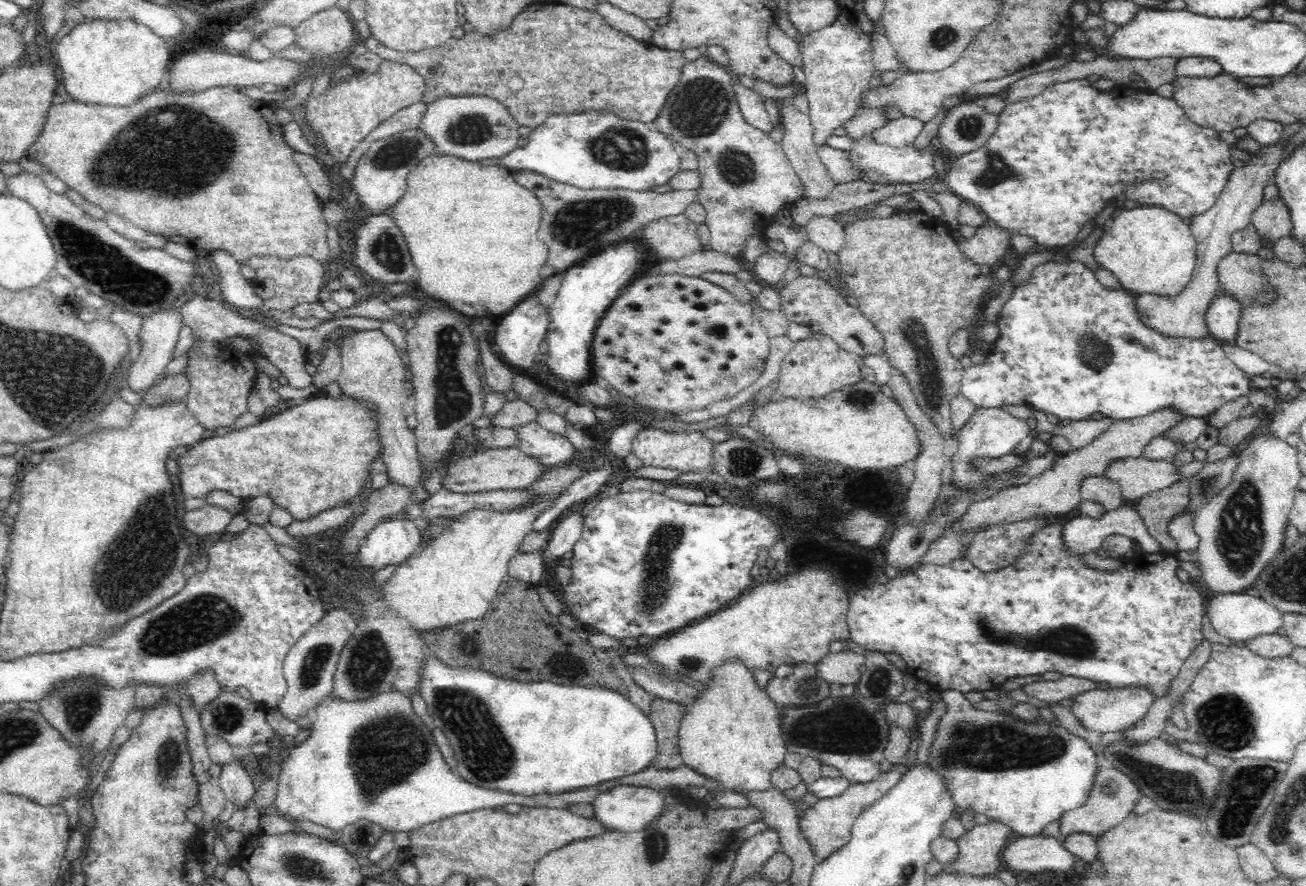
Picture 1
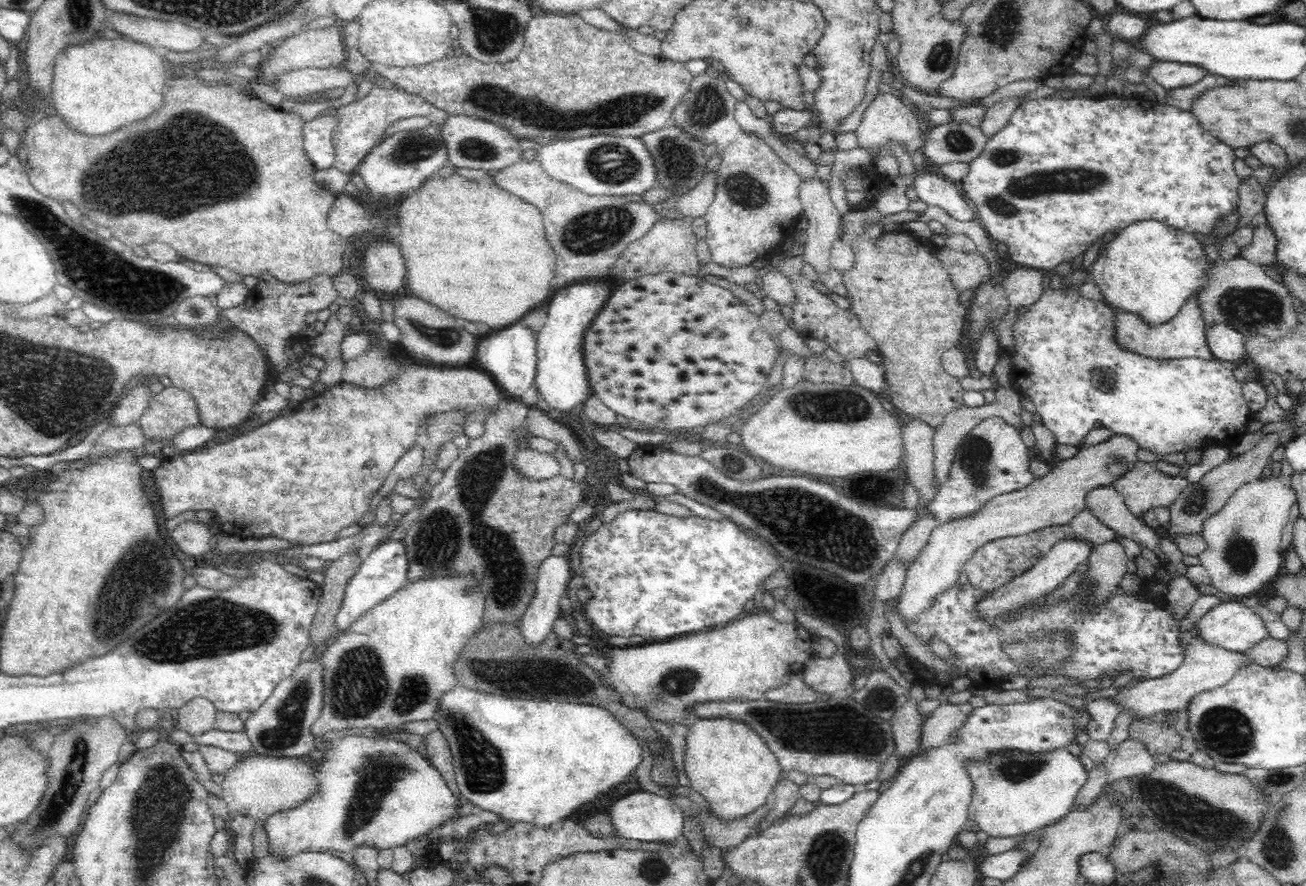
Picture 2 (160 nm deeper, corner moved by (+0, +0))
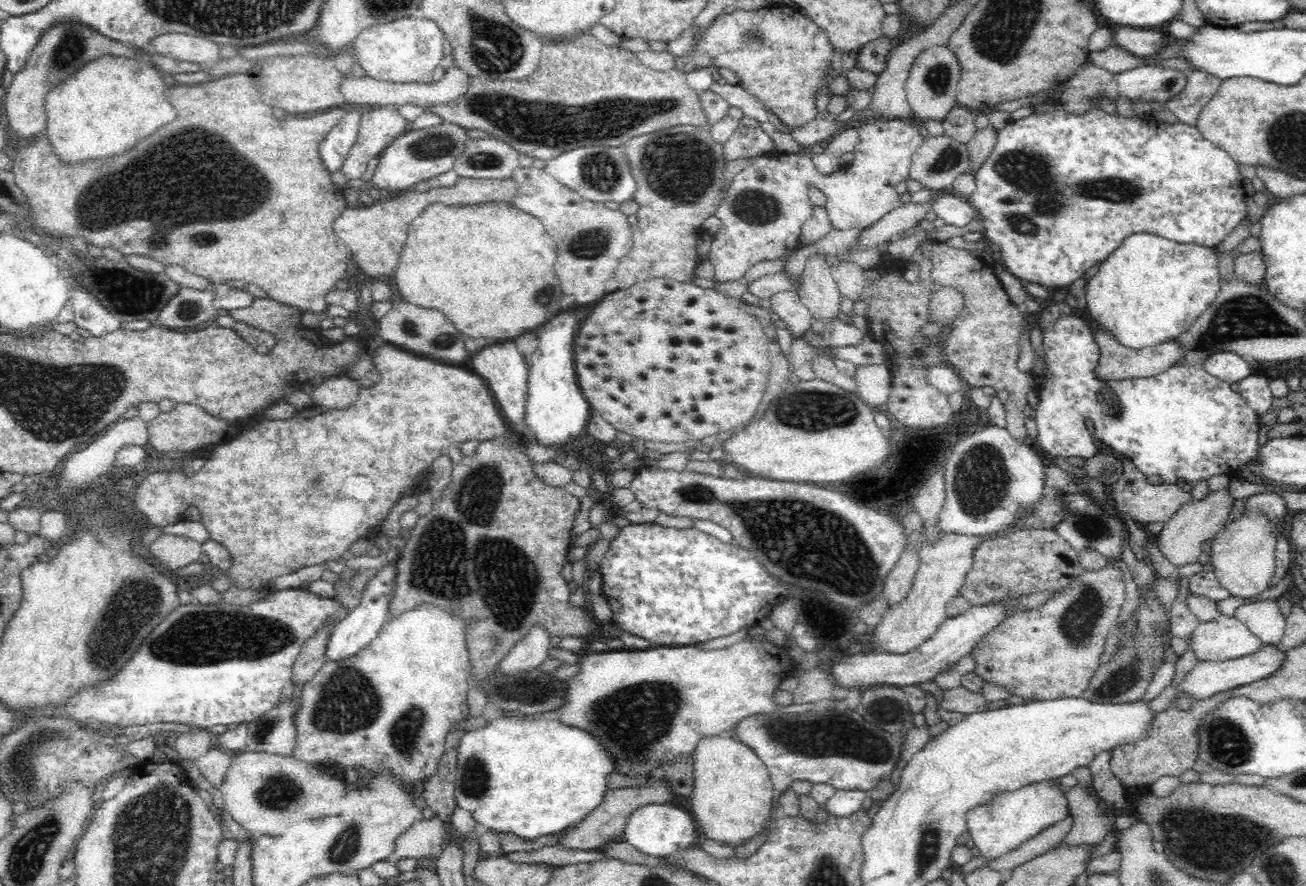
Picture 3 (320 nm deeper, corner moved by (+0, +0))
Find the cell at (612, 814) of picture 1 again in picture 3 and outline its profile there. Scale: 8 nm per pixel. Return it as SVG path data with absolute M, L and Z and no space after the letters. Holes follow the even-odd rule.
M647 804L635 808L625 820L623 839L630 846L659 858L689 844L696 843L696 834L699 831L692 814L684 811L680 806L673 804Z

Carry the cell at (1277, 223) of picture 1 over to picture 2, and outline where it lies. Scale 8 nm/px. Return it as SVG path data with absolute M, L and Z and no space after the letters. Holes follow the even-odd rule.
M1270 223L1254 226L1253 237L1250 246L1246 246L1240 252L1242 257L1250 259L1252 263L1258 263L1262 266L1272 266L1276 263L1276 246L1278 246L1278 237L1276 231Z

